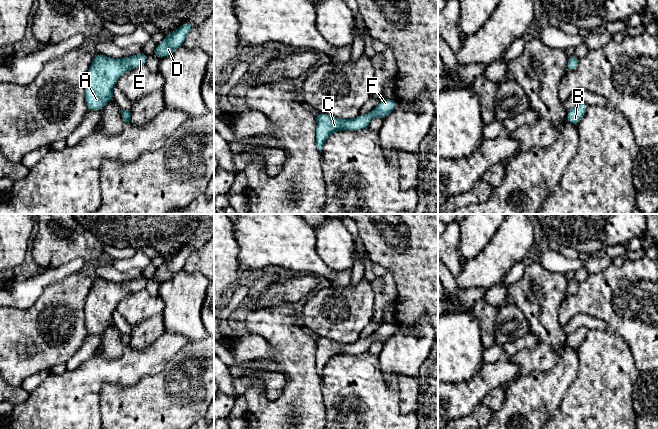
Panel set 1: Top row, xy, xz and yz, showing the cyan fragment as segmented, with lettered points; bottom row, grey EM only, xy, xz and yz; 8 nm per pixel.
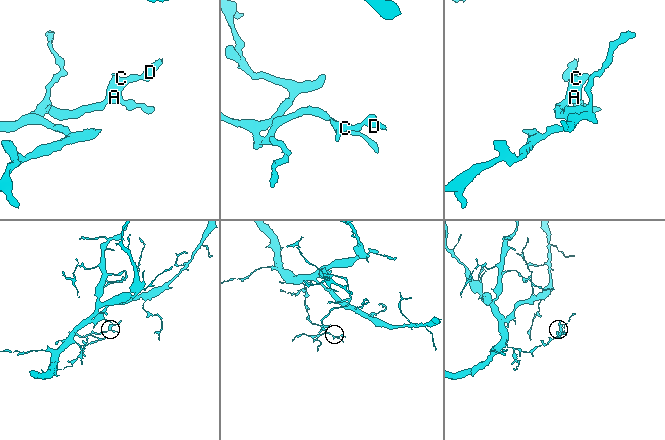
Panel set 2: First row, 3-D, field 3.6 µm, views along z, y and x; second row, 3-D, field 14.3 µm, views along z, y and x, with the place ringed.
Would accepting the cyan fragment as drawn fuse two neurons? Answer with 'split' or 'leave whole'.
leave whole

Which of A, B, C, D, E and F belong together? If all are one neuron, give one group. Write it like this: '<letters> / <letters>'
A B C D E F

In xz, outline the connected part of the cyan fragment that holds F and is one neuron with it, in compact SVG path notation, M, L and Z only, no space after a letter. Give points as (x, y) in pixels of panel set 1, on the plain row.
M382 322L379 328L368 338L359 339L355 343L339 343L328 338L314 337L317 351L316 351L316 370L321 376L327 362L342 354L359 355L369 351L369 347L374 341L385 343L390 337L394 335L398 326L396 324Z

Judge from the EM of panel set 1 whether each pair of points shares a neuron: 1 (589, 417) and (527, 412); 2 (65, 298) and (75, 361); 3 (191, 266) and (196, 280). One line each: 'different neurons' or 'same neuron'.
1: different neurons
2: different neurons
3: different neurons

